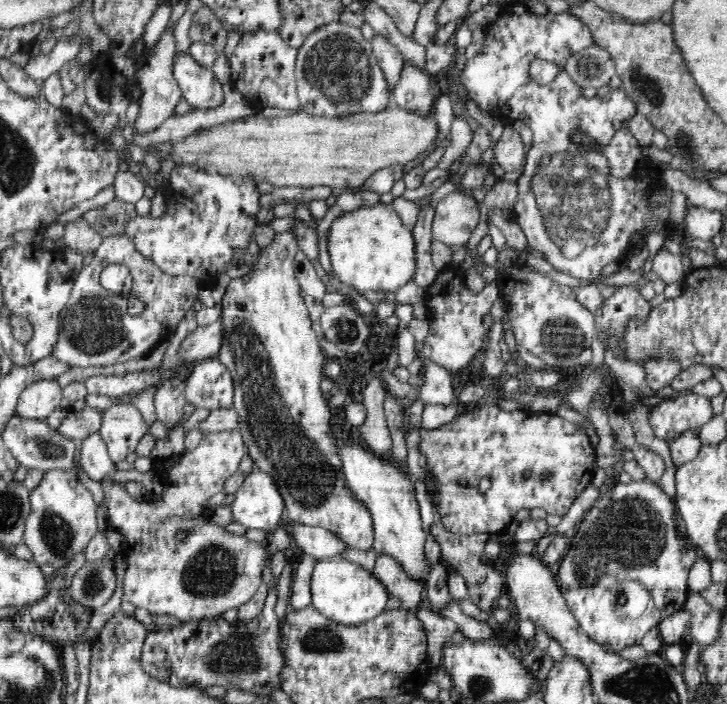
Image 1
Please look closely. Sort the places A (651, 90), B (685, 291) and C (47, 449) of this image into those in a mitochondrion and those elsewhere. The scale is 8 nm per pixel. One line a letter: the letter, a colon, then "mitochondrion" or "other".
A: mitochondrion
B: other
C: mitochondrion

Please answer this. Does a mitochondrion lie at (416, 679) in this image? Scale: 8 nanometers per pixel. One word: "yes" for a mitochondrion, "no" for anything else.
no

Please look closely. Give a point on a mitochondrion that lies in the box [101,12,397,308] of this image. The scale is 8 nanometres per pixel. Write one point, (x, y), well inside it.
(338, 68)

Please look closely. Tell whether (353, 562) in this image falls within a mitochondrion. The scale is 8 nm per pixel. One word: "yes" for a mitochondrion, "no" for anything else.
no

